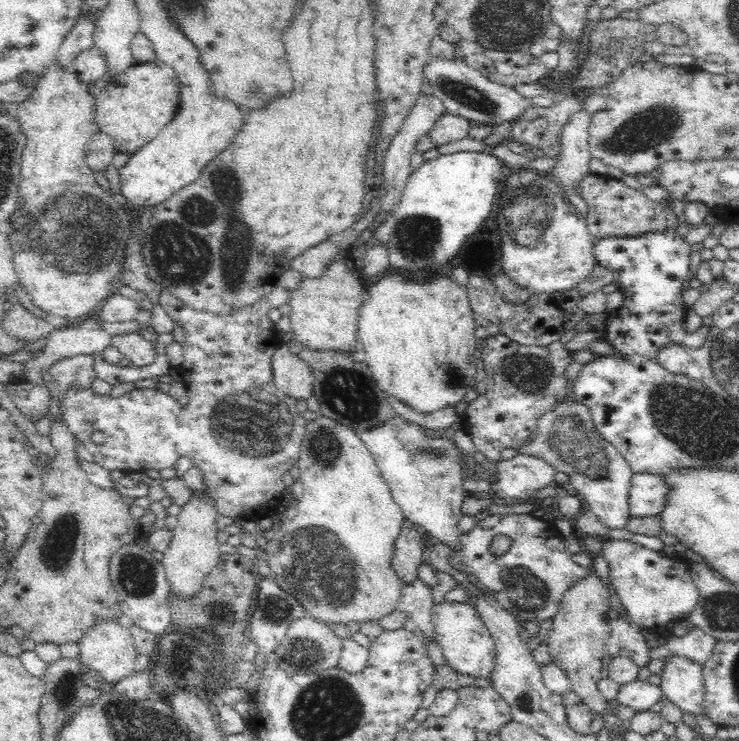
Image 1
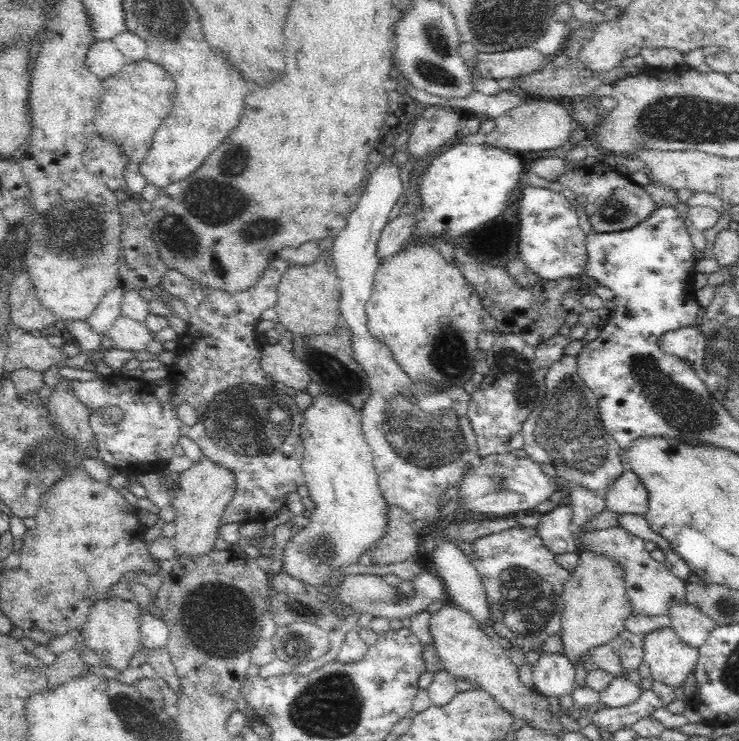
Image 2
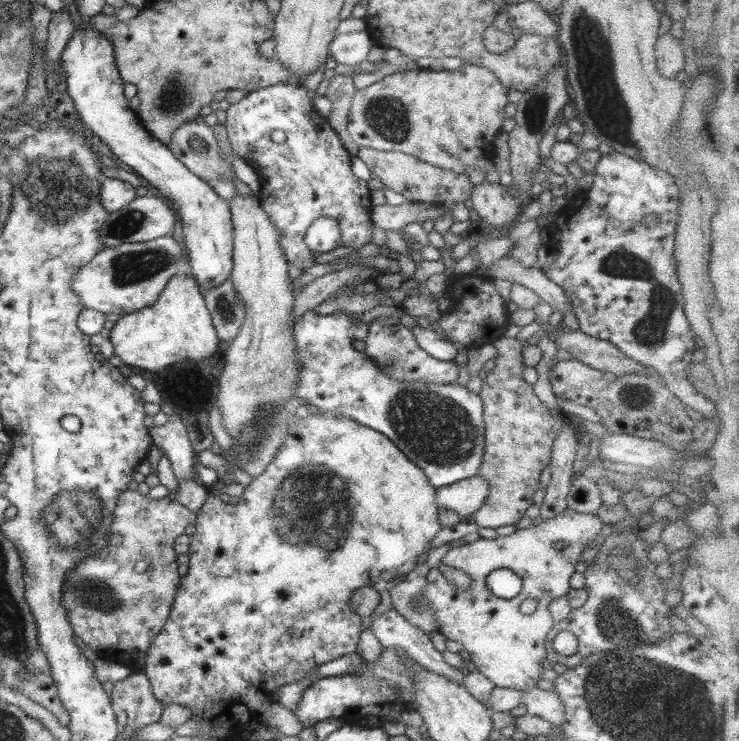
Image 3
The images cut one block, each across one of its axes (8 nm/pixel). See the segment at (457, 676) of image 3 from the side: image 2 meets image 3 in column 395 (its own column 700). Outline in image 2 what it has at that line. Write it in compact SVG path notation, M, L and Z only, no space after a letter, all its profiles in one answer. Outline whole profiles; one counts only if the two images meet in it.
M670 602L668 617L676 635L692 648L700 649L717 625L692 604Z

